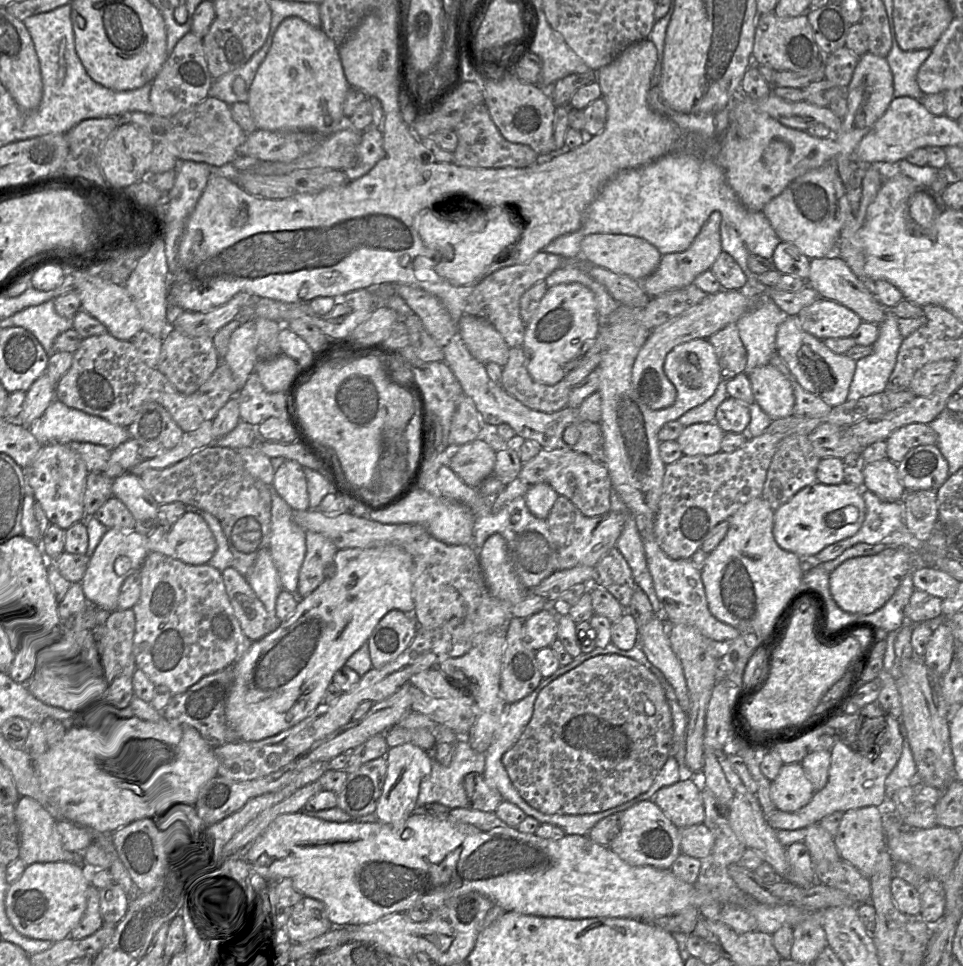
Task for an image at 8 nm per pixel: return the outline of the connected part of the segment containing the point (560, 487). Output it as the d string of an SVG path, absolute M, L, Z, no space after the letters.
M541 449L534 458L522 465L518 478L530 486L549 484L559 496L569 499L587 517L596 517L611 511L612 484L608 469L605 464L599 464L586 454L562 449Z

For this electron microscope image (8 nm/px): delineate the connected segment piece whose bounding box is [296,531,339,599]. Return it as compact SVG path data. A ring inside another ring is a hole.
M306 531L306 554L299 571L296 596L303 599L316 590L326 579L325 570L334 566L334 556L339 550L322 534Z

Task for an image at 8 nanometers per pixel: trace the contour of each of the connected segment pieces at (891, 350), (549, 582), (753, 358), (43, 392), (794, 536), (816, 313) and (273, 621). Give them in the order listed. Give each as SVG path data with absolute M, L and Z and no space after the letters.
M886 311L885 319L879 325L878 339L872 344L873 352L856 361L855 373L847 395L848 401L858 400L886 390L888 379L896 364L899 348L904 340L898 327L898 319L891 311Z
M576 566L570 569L555 571L539 585L528 590L532 594L543 597L552 603L563 592L576 584L592 584L593 578L594 567Z
M767 293L757 295L758 303L736 323L747 353L745 373L769 364L771 357L776 353L778 326L789 317Z
M43 373L26 391L22 410L15 421L24 427L31 428L54 399L56 399L56 384L46 373Z
M814 482L804 487L774 511L772 533L776 543L783 550L792 552L799 557L809 557L816 555L828 545L852 537L860 530L866 515L862 489L844 482L837 485Z
M822 297L802 308L796 317L805 332L821 340L849 337L862 322L851 309Z
M268 548L259 552L245 579L267 611L271 633L281 624L276 617L276 600L283 589Z

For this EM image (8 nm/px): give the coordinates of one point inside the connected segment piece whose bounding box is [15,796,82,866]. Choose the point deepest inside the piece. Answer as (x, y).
(39, 840)

